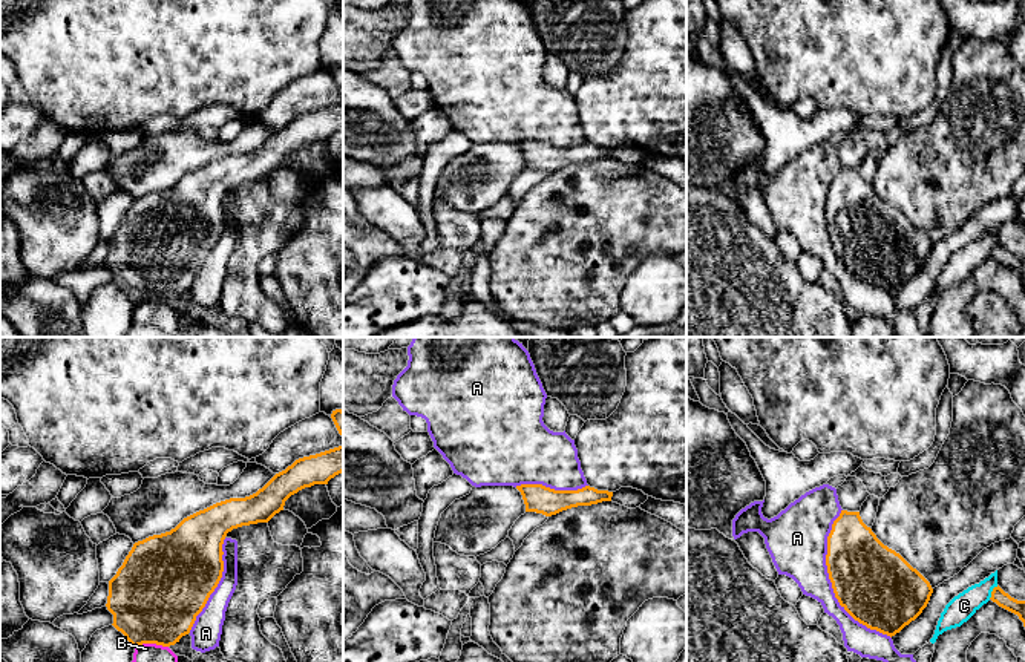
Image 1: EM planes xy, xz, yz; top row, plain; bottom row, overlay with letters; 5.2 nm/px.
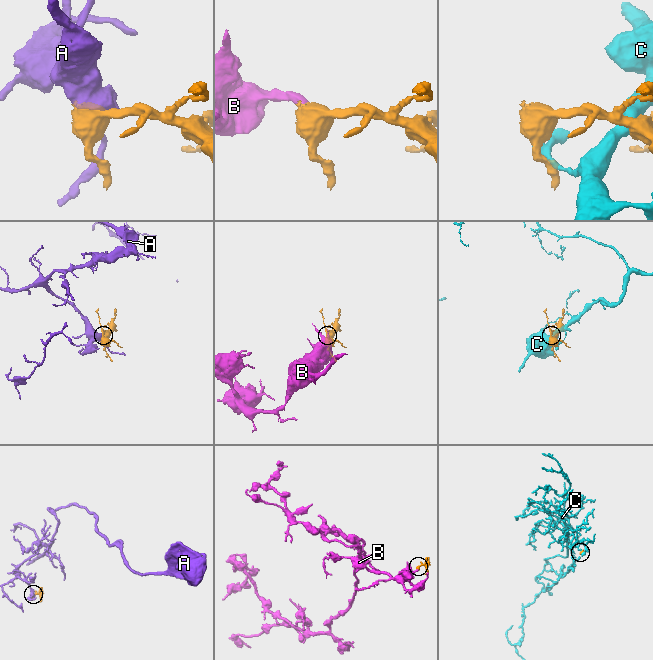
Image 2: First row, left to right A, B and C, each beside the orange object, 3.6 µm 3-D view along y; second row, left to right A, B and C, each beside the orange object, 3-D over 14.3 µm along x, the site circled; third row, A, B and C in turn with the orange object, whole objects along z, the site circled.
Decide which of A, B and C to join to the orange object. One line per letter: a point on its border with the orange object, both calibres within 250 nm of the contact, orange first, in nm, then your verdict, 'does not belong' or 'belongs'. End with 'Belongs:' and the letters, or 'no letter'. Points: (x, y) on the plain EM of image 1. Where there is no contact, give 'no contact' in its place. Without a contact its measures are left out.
A: yz (831, 238) | 400/300 nm | does not belong
B: xy (150, 299) | 480/140 nm | does not belong
C: yz (992, 249) | 80/140 nm | does not belong
Belongs: no letter

